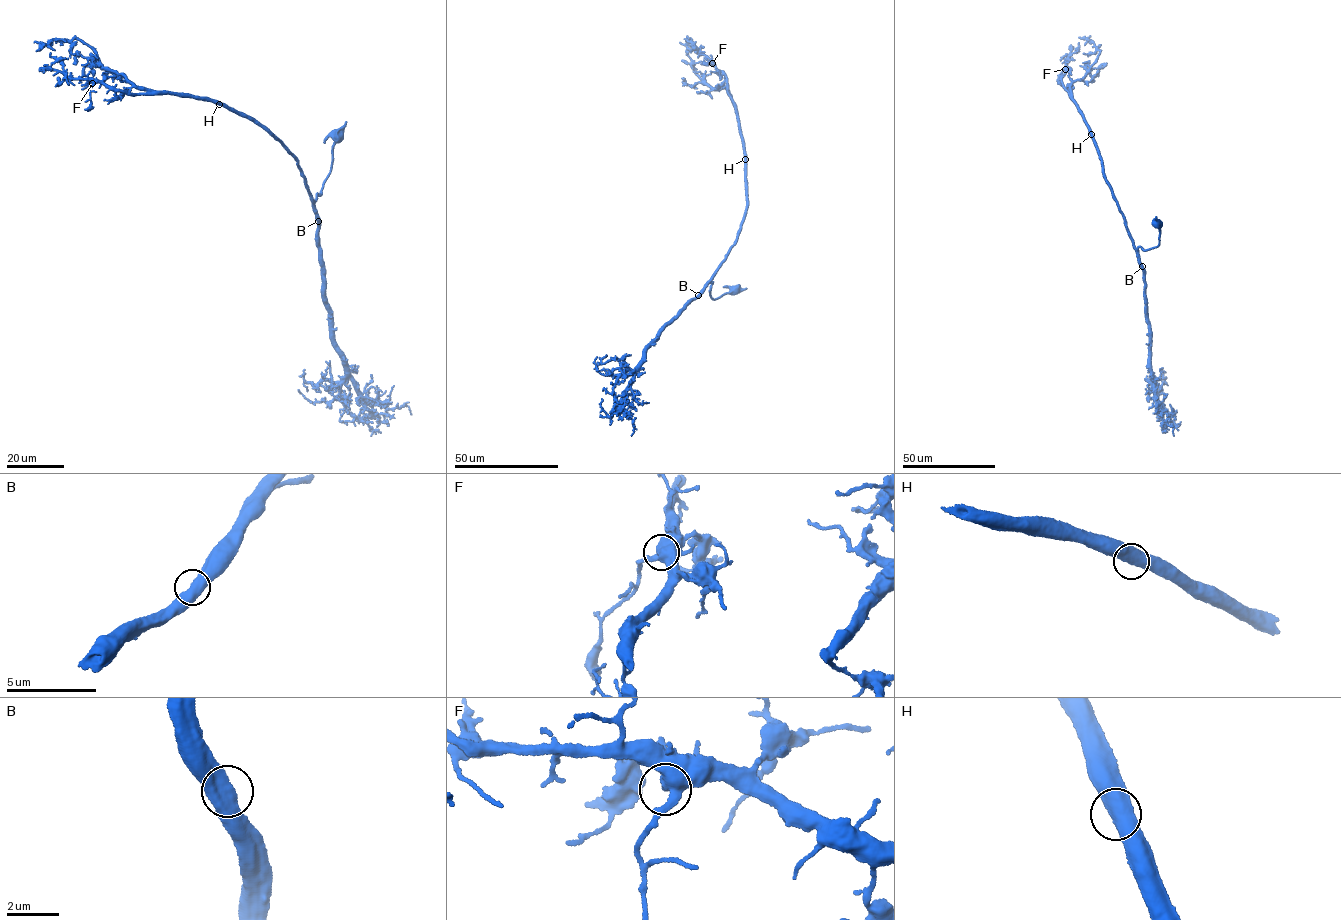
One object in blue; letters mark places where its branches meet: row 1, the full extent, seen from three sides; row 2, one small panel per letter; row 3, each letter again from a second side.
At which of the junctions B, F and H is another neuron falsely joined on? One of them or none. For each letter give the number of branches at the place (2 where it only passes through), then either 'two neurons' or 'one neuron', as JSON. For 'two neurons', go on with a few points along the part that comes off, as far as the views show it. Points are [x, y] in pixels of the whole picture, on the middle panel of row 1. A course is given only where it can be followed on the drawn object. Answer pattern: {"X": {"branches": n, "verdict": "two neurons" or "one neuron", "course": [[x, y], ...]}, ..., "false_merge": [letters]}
{"B": {"branches": 2, "verdict": "one neuron"}, "F": {"branches": 2, "verdict": "one neuron"}, "H": {"branches": 2, "verdict": "one neuron"}, "false_merge": []}

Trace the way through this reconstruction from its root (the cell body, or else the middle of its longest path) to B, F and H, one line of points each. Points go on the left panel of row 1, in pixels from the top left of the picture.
B: (339, 135), (332, 149), (331, 169), (321, 194), (316, 194), (314, 210), (318, 221)
F: (339, 135), (331, 169), (314, 206), (296, 157), (268, 129), (210, 100), (167, 93), (130, 95), (92, 83)
H: (339, 135), (331, 169), (314, 206), (296, 157), (282, 141), (219, 104)

